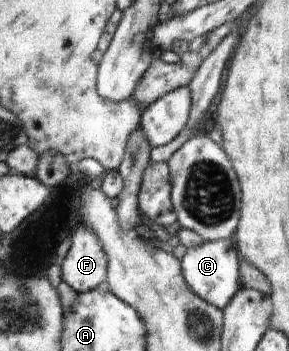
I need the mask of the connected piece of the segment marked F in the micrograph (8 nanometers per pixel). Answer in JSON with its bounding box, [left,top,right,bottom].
[61,223,107,292]

